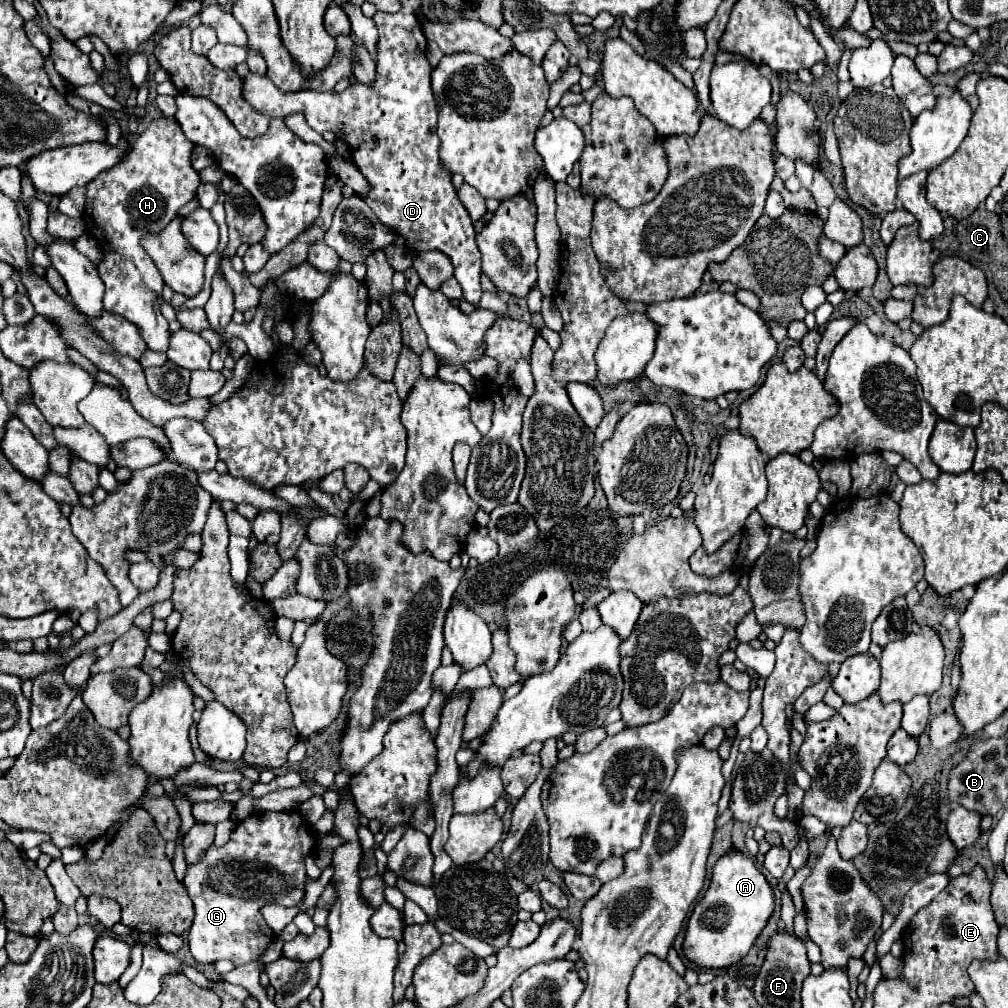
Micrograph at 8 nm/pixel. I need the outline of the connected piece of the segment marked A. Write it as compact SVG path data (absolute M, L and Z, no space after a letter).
M738 850L724 854L712 870L710 886L696 904L684 940L684 954L702 968L726 968L740 962L774 912L774 892L754 860Z

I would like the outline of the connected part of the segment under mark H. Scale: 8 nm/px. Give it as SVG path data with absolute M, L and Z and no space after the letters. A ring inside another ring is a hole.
M156 118L136 138L124 162L86 186L84 222L86 232L100 242L102 250L98 274L106 284L104 308L134 322L142 330L148 348L160 352L168 350L168 322L160 312L162 302L158 302L164 280L140 242L148 234L160 234L176 218L178 210L196 196L200 176L192 168L194 148L196 144L184 138L176 118Z

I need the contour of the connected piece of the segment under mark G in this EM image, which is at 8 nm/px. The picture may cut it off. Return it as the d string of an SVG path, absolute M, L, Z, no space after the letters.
M268 812L268 814L252 814L242 820L230 842L224 846L210 846L196 864L190 864L184 876L184 886L188 896L194 902L194 924L188 932L188 946L190 954L202 964L214 964L218 960L230 960L236 966L248 962L260 962L262 954L268 950L270 942L274 940L272 928L260 914L260 908L266 904L280 904L280 906L296 906L304 898L304 884L306 884L306 870L302 858L312 854L318 846L318 840L310 832L310 824L302 818L300 812Z

